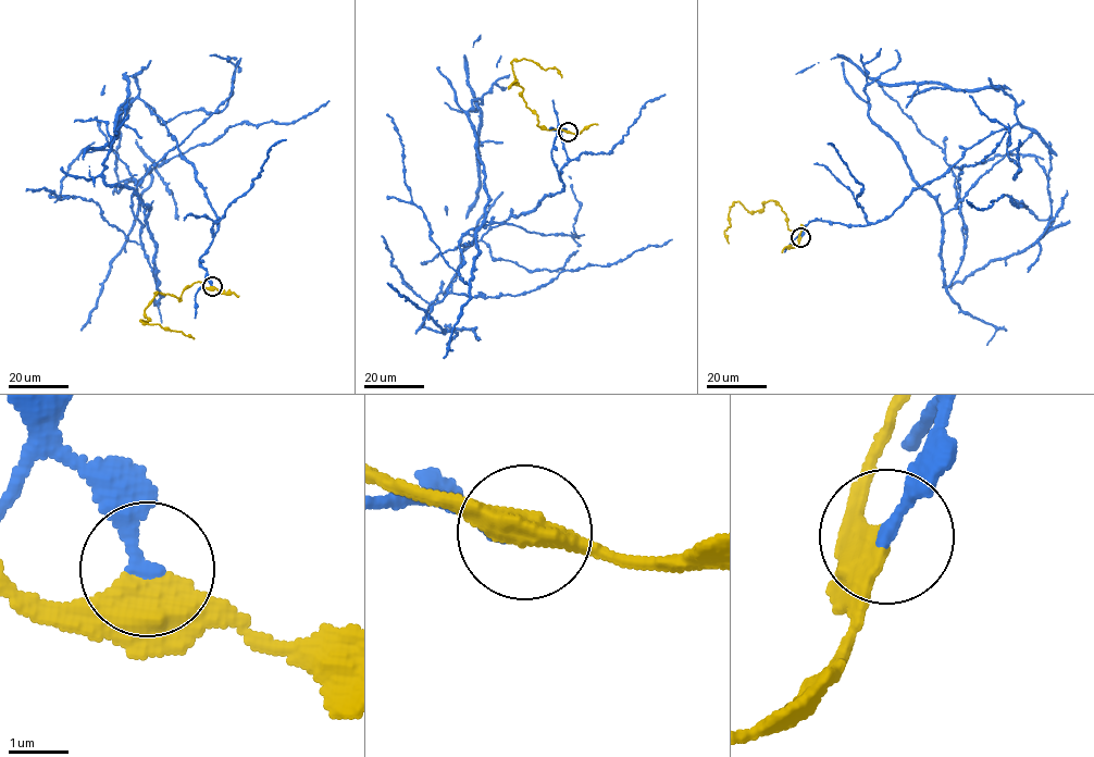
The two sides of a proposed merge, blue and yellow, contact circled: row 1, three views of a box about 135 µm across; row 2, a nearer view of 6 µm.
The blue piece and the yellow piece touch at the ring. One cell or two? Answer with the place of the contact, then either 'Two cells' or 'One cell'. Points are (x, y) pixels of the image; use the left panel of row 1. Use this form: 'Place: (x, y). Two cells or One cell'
Place: (212, 286). Two cells

